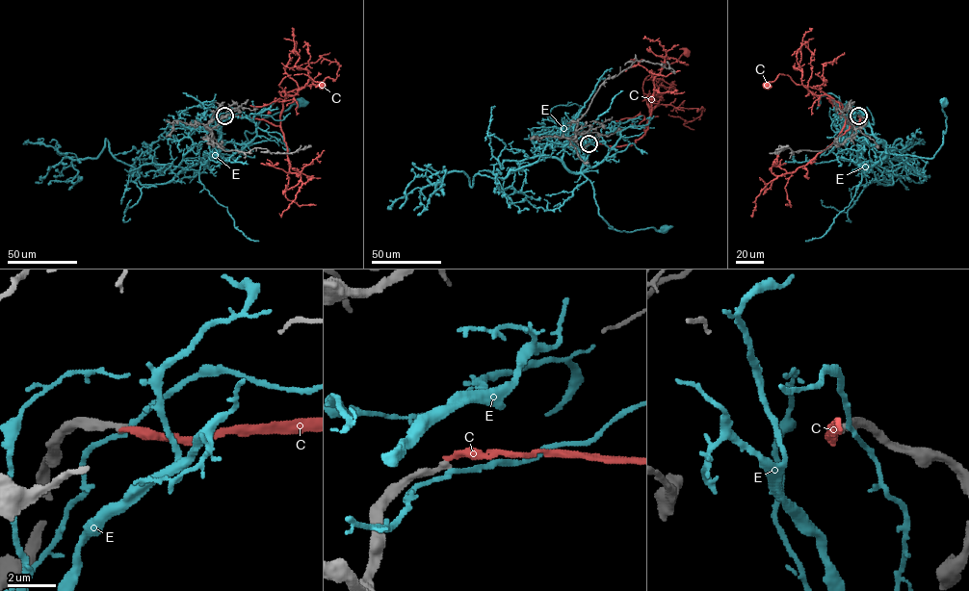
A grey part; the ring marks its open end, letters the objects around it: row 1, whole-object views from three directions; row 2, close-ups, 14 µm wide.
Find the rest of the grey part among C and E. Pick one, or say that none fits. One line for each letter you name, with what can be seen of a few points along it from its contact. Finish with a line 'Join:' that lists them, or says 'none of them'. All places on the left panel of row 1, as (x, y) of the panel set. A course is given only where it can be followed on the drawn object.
C: Its course: (224, 115), (265, 119), (279, 126), (283, 134), (281, 80), (304, 73), (322, 85)
Join: C

